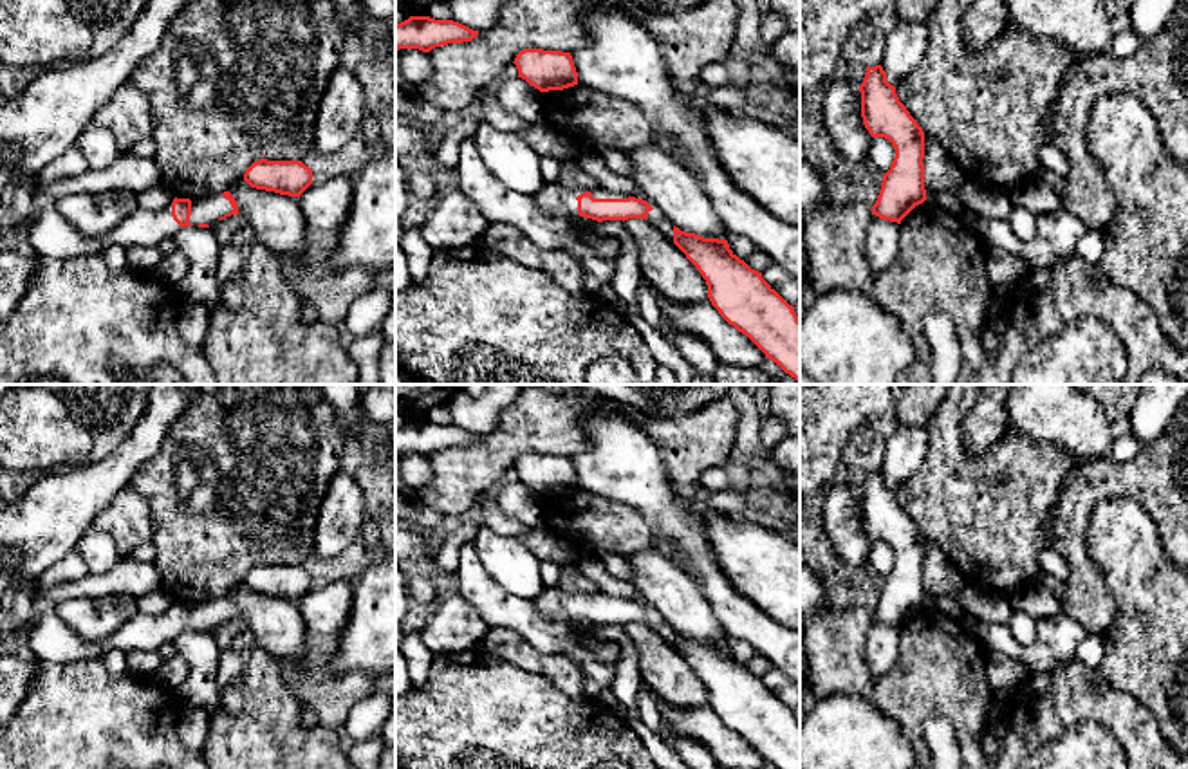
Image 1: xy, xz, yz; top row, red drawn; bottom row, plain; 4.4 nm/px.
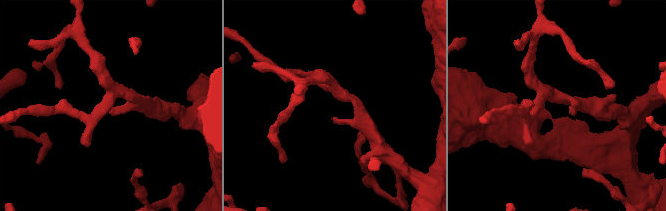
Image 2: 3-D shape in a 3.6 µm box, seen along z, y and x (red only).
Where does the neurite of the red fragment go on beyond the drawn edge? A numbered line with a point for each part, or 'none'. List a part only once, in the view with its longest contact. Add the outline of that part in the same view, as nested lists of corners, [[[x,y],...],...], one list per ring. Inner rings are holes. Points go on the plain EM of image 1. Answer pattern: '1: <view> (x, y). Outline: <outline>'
1: xz (553, 603). Outline: [[[545,587],[534,599],[536,610],[549,621],[580,621],[576,601],[590,596],[594,603],[628,603],[605,592],[585,594],[585,592],[563,592],[558,587]]]

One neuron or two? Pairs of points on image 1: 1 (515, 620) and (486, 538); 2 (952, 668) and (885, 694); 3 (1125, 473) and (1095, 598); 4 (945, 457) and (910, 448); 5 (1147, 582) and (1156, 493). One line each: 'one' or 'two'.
1: two
2: one
3: one
4: two
5: two

